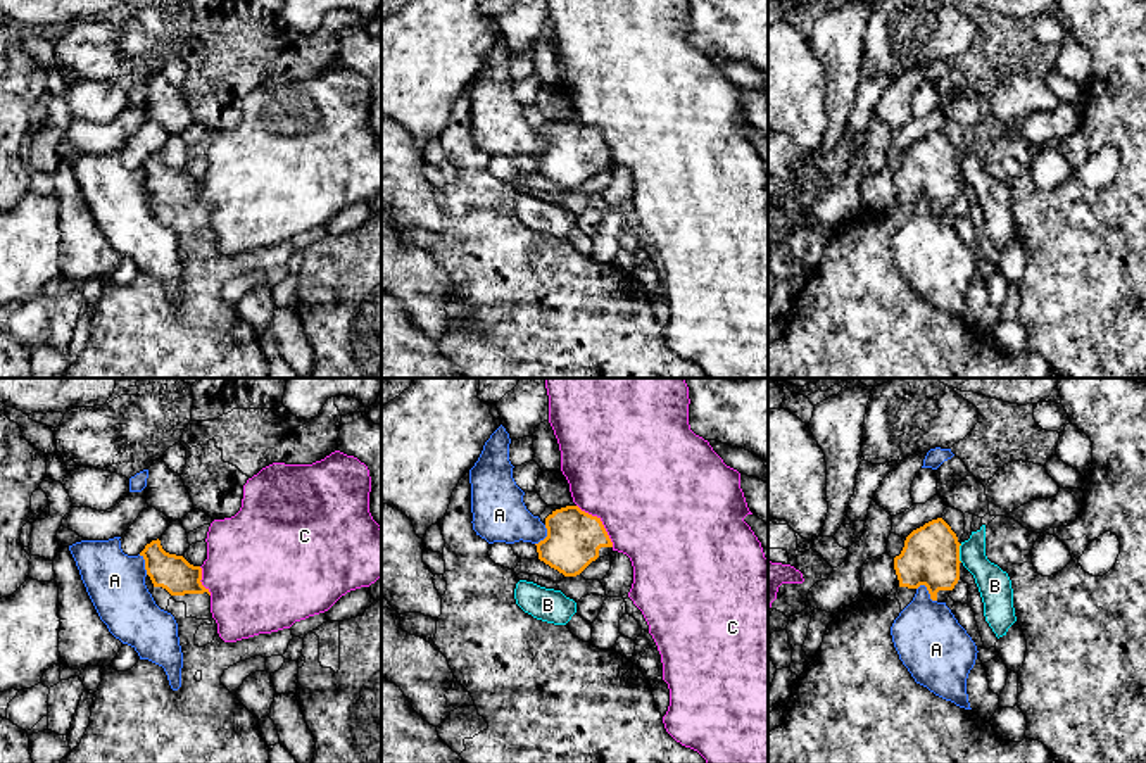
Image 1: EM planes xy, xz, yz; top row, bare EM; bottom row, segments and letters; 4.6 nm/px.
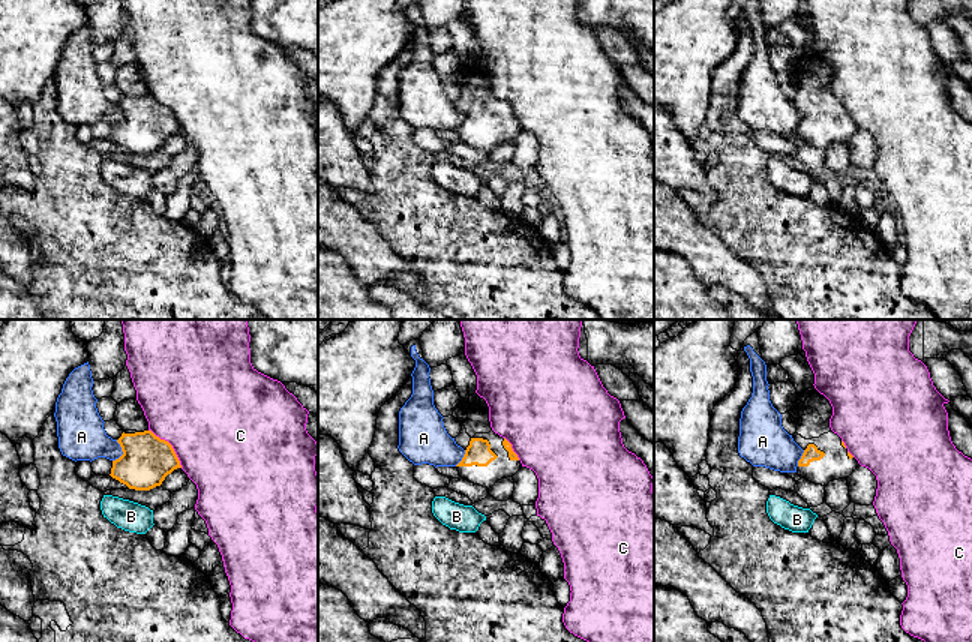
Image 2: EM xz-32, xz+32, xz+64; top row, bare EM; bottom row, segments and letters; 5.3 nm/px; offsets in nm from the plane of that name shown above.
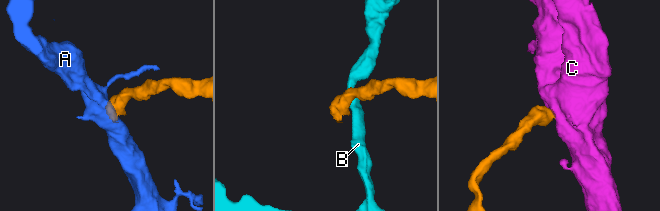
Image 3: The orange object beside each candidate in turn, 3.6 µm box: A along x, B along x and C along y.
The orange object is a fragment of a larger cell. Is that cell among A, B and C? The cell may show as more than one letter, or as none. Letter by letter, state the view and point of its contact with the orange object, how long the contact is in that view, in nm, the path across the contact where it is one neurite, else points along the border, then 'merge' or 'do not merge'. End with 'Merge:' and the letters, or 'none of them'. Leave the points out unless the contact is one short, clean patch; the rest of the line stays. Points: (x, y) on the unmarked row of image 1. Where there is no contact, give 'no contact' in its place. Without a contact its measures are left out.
A: contact yz (927, 202); length 120 nm; border yz (917, 201), (924, 199), (936, 214); do not merge
B: contact yz (958, 166); length 90 nm; border yz (962, 157), (960, 175); do not merge
C: contact xz (601, 135); length 260 nm; border xz (577, 118), (601, 135), (613, 159); do not merge
Merge: none of them

